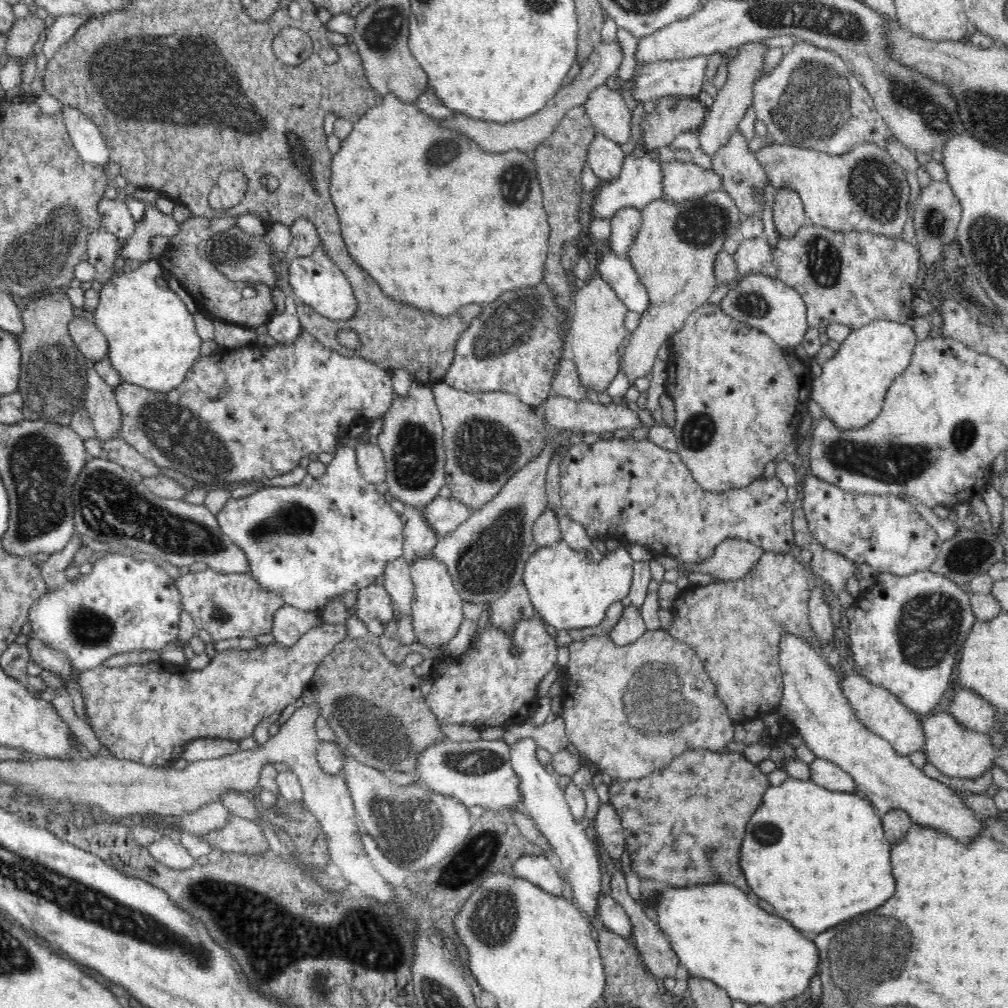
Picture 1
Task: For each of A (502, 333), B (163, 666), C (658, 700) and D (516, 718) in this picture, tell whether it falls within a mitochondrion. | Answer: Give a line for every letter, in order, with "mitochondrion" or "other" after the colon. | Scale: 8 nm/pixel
A: mitochondrion
B: other
C: mitochondrion
D: other

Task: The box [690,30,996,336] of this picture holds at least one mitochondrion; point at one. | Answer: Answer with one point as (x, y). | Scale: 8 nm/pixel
(812, 102)

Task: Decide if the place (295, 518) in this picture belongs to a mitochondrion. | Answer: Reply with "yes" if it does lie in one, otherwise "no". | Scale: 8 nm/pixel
yes

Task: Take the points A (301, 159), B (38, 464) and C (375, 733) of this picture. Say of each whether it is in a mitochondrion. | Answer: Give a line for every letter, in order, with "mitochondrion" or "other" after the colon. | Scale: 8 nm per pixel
A: mitochondrion
B: mitochondrion
C: mitochondrion

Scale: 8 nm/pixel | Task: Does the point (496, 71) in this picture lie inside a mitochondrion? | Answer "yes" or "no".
no

